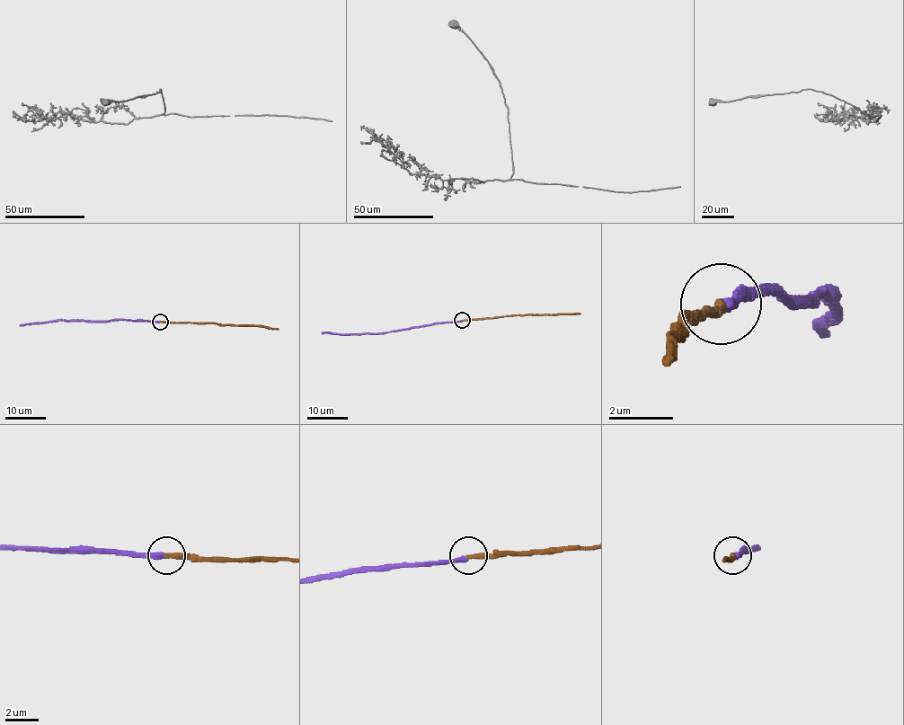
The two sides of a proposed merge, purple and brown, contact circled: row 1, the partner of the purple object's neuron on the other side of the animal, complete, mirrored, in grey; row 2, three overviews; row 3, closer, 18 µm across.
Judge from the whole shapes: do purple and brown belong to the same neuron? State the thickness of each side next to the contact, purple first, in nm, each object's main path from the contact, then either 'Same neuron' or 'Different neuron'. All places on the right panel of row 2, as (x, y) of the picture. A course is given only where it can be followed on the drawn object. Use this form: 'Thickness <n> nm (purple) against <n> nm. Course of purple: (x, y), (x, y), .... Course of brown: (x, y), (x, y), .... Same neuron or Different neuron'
Thickness 300 nm (purple) against 300 nm. Course of purple: (722, 302), (739, 294), (828, 294), (836, 310), (819, 334). Course of brown: (722, 302), (682, 318), (674, 334), (666, 366). Same neuron

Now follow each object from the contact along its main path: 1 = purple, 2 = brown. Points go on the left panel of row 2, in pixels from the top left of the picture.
1: (160, 321), (75, 320), (19, 325)
2: (160, 321), (263, 325), (279, 329)

